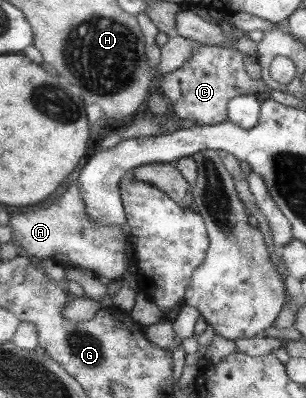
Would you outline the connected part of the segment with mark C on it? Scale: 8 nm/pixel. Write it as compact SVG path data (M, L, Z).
M200 46L192 51L191 58L179 69L160 77L157 92L172 106L172 111L180 119L195 121L198 126L214 125L227 119L227 103L233 98L244 95L254 95L255 92L270 93L270 88L262 81L251 79L245 72L244 58L254 55L244 55L232 47Z

